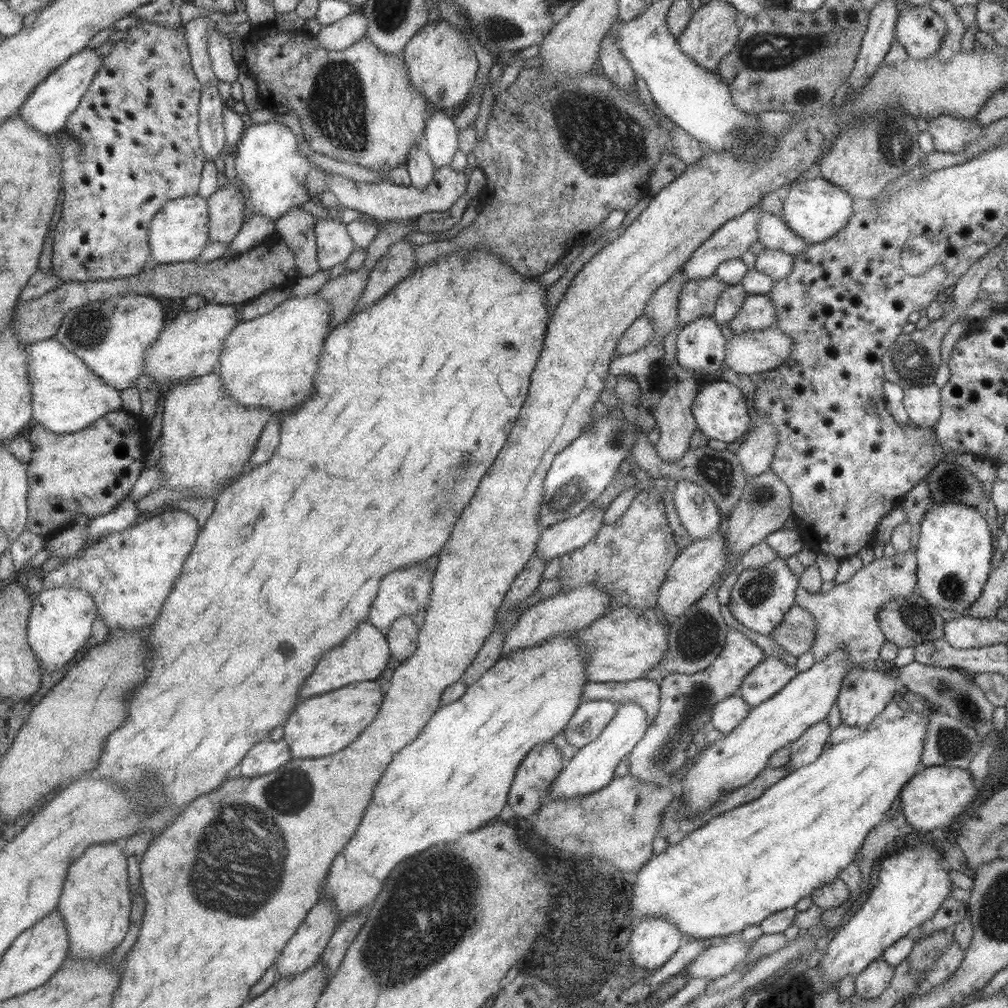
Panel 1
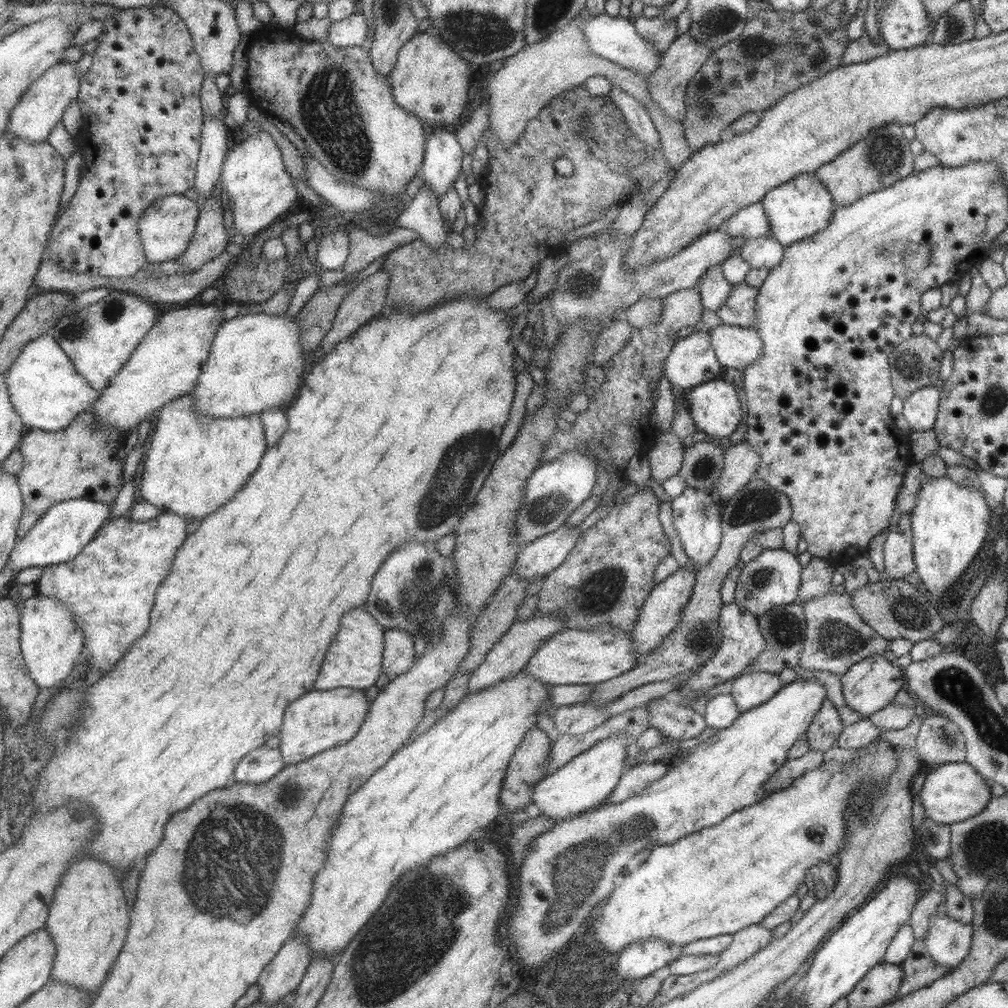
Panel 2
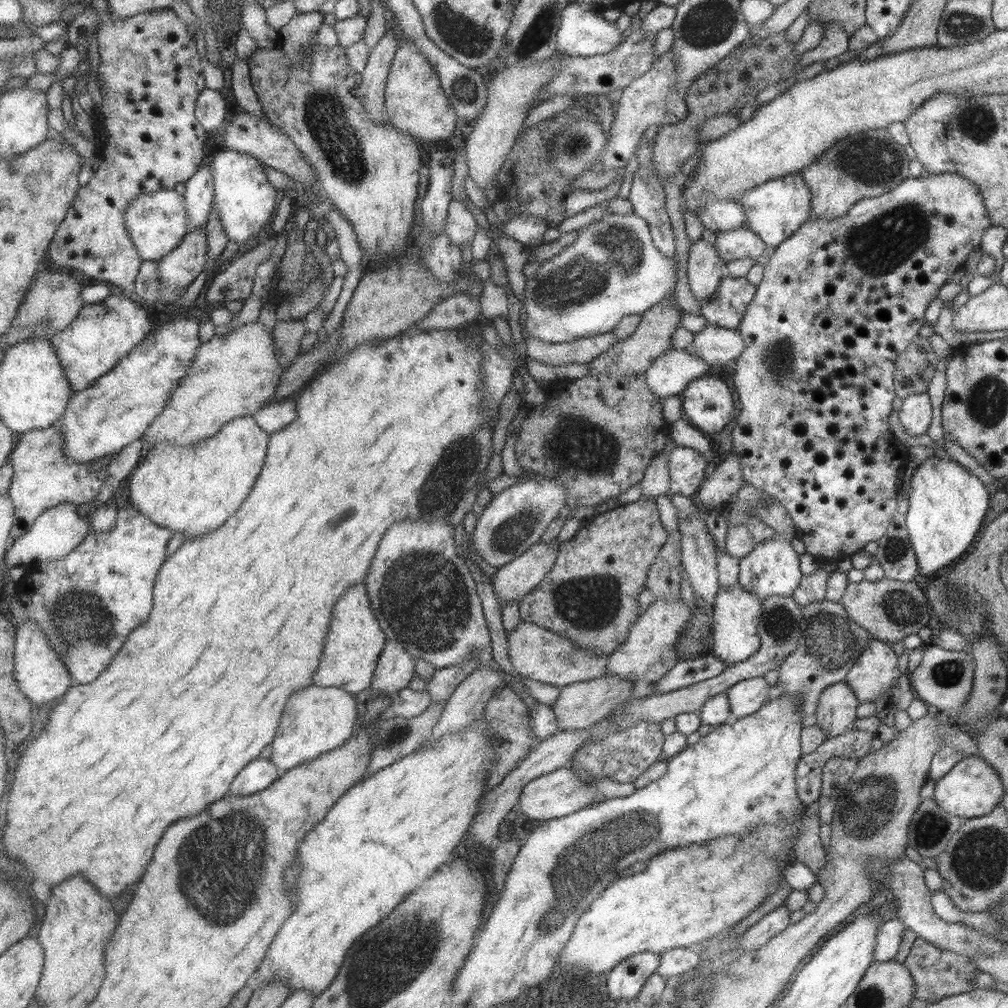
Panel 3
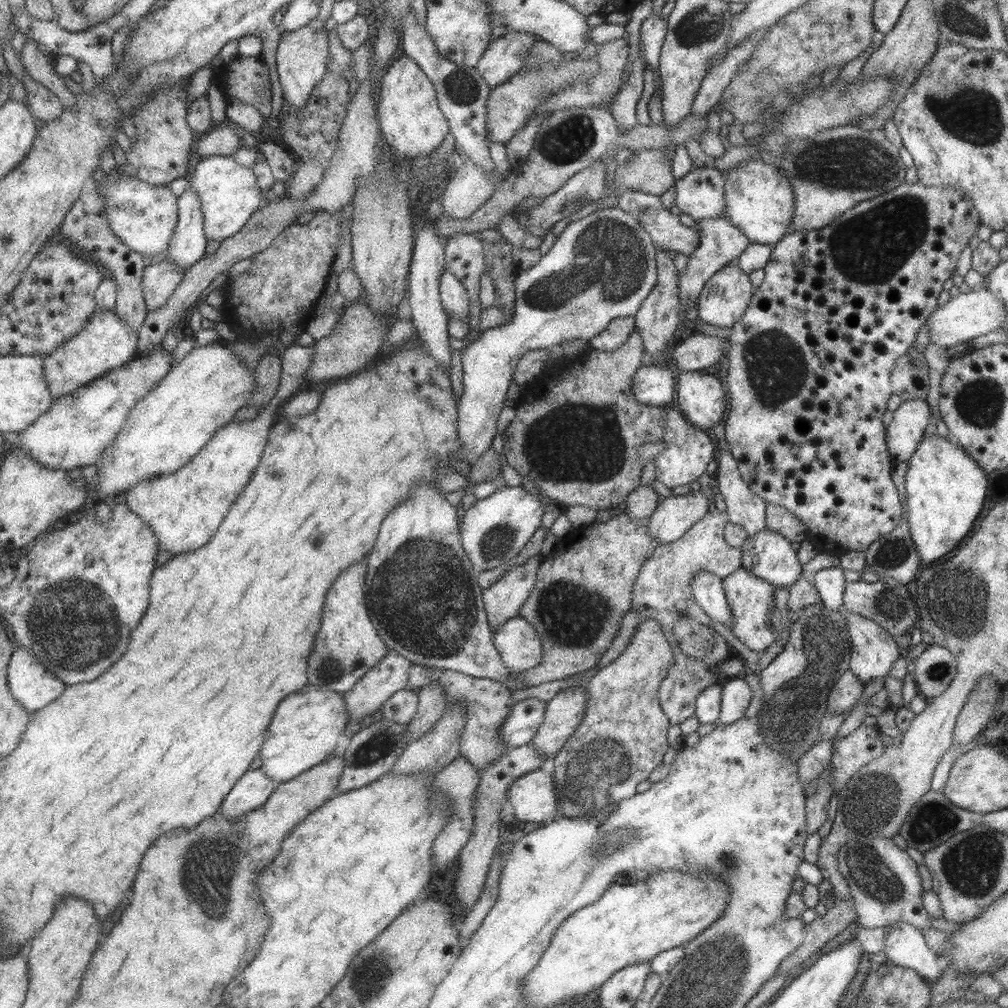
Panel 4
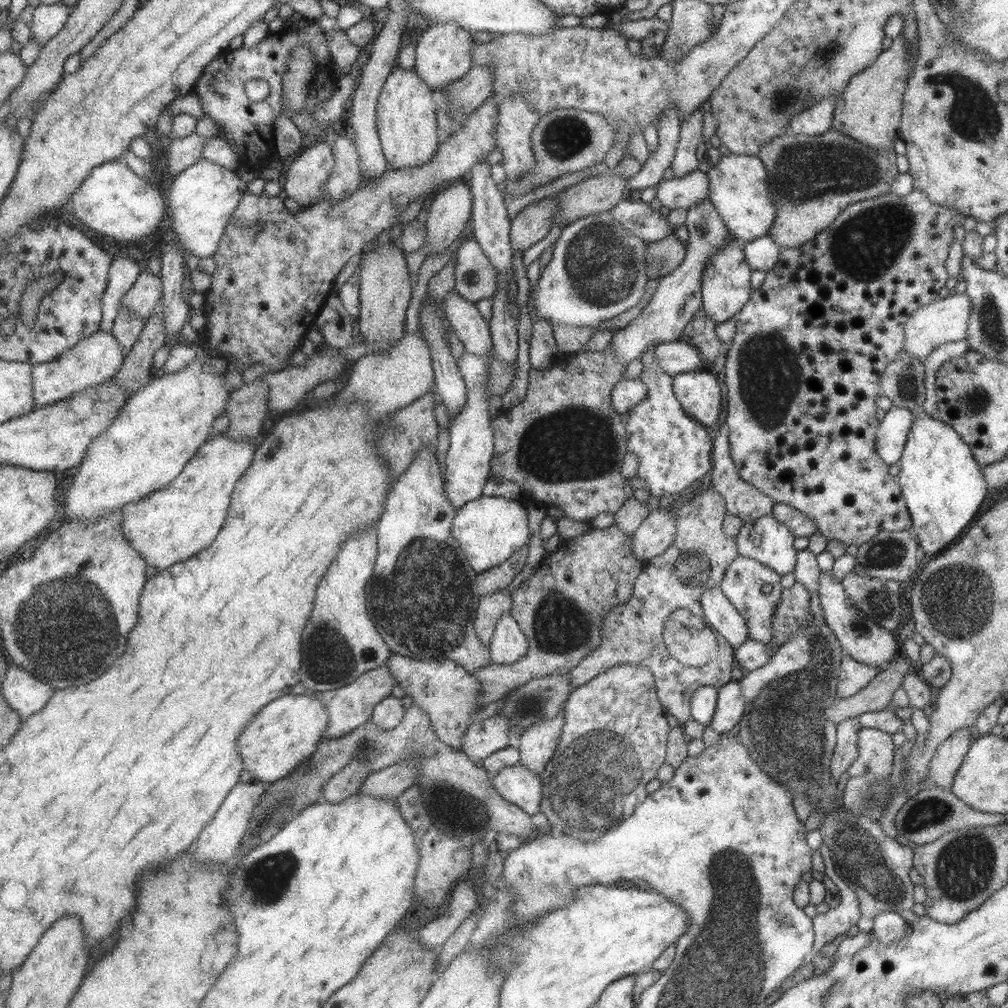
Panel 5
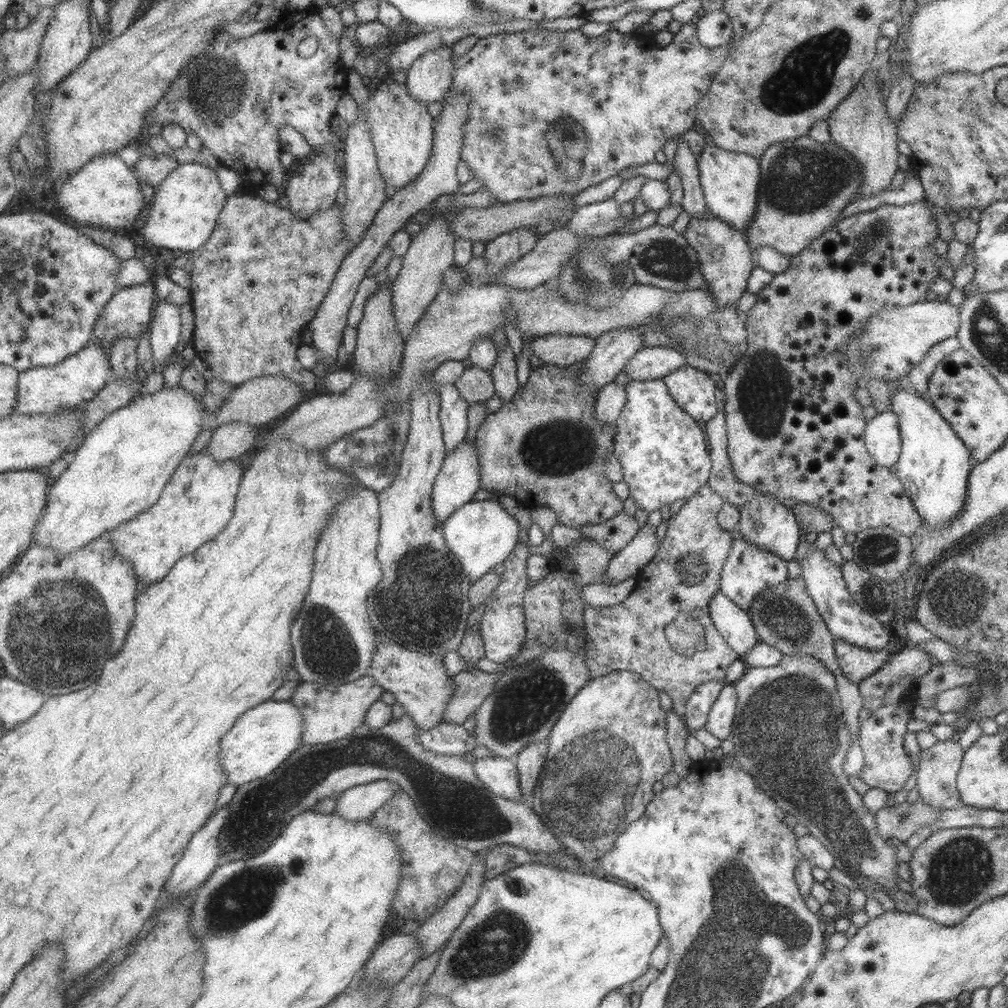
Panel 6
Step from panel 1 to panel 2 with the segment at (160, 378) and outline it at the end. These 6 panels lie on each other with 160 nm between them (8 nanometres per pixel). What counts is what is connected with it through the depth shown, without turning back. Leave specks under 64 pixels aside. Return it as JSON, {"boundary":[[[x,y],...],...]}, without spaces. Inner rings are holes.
{"boundary":[[[191,305],[167,311],[131,356],[125,369],[112,379],[101,399],[88,411],[95,413],[106,425],[115,425],[127,435],[167,404],[190,395],[198,387],[215,337],[225,322],[223,307]]]}

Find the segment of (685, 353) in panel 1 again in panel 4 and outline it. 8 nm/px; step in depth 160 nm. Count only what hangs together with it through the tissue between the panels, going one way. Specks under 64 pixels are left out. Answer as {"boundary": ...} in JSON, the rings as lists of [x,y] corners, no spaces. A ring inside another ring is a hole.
{"boundary":[[[667,361],[659,366],[642,366],[632,378],[631,394],[635,402],[663,407],[674,401],[676,377],[679,374]]]}

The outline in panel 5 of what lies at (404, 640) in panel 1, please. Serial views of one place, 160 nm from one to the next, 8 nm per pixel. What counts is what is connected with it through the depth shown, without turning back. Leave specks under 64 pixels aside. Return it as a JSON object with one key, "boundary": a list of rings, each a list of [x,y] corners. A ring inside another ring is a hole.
{"boundary":[[[385,663],[379,668],[367,671],[365,675],[361,675],[355,682],[348,684],[346,687],[327,692],[316,691],[322,703],[330,712],[330,723],[326,732],[324,732],[324,738],[338,739],[344,737],[346,734],[352,733],[357,728],[371,722],[376,706],[388,696],[391,696],[395,686],[398,686],[398,680],[395,678],[390,664]]]}

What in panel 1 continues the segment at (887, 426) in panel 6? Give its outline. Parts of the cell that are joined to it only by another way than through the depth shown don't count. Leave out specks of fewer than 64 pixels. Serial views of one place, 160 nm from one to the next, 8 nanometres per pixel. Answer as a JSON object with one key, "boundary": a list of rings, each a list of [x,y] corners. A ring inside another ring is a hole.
{"boundary":[[[933,383],[904,389],[903,407],[917,427],[933,427],[940,417],[940,390]]]}

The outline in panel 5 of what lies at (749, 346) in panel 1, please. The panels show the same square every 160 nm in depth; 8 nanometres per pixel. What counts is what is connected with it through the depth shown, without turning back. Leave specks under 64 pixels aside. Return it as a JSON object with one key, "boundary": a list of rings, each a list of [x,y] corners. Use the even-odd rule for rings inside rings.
{"boundary":[[[681,340],[656,344],[653,356],[659,370],[663,370],[669,376],[703,368],[697,350]]]}

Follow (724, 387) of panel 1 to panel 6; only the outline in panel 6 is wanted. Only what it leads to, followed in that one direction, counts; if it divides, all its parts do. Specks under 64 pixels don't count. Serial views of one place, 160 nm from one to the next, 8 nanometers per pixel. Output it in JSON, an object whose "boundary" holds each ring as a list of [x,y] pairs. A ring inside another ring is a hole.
{"boundary":[[[686,365],[662,381],[671,399],[693,420],[704,424],[715,416],[715,385],[709,374]]]}

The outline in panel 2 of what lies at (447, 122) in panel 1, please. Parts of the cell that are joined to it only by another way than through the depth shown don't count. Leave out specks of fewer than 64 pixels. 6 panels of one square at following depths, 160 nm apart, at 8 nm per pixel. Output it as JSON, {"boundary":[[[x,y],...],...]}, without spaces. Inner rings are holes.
{"boundary":[[[434,128],[426,142],[426,159],[421,177],[440,196],[445,194],[461,174],[463,148],[456,132],[447,128]]]}

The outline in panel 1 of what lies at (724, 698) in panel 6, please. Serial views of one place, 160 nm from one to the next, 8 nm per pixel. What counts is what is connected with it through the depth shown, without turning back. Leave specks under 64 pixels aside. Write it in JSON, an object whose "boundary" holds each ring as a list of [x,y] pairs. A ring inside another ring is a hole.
{"boundary":[[[765,657],[743,677],[737,693],[752,708],[782,690],[797,673],[795,665],[789,666],[783,659]]]}

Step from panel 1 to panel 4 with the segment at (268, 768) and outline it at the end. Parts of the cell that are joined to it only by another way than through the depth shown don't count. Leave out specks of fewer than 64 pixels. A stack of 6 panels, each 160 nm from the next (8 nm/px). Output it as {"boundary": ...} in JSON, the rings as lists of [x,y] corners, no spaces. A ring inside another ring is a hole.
{"boundary":[[[262,767],[250,769],[227,795],[222,815],[227,816],[227,820],[237,820],[245,816],[245,813],[261,808],[275,792],[277,785]]]}

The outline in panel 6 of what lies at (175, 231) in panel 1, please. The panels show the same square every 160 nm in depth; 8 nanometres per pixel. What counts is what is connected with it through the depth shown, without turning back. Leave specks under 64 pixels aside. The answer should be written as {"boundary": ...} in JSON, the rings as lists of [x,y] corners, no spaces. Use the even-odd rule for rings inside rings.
{"boundary":[[[106,152],[64,180],[58,202],[63,212],[80,224],[122,232],[133,226],[149,206],[149,202],[143,201],[145,194],[139,189],[139,184],[135,168],[127,164],[120,153]]]}

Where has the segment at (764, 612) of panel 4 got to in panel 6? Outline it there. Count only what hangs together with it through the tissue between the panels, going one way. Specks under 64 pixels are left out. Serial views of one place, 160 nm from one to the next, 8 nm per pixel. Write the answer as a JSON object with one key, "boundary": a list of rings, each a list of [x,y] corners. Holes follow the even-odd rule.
{"boundary":[[[735,530],[732,532],[731,550],[724,560],[720,572],[720,593],[747,613],[751,603],[764,591],[786,579],[786,562],[776,554],[749,544]]]}

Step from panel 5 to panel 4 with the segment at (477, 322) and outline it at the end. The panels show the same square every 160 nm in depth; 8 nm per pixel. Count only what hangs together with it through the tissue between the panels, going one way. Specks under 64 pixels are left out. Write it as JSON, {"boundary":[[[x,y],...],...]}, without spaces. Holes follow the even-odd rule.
{"boundary":[[[447,271],[441,279],[442,303],[449,312],[449,316],[455,318],[467,318],[470,324],[470,292],[465,283],[451,271]]]}

